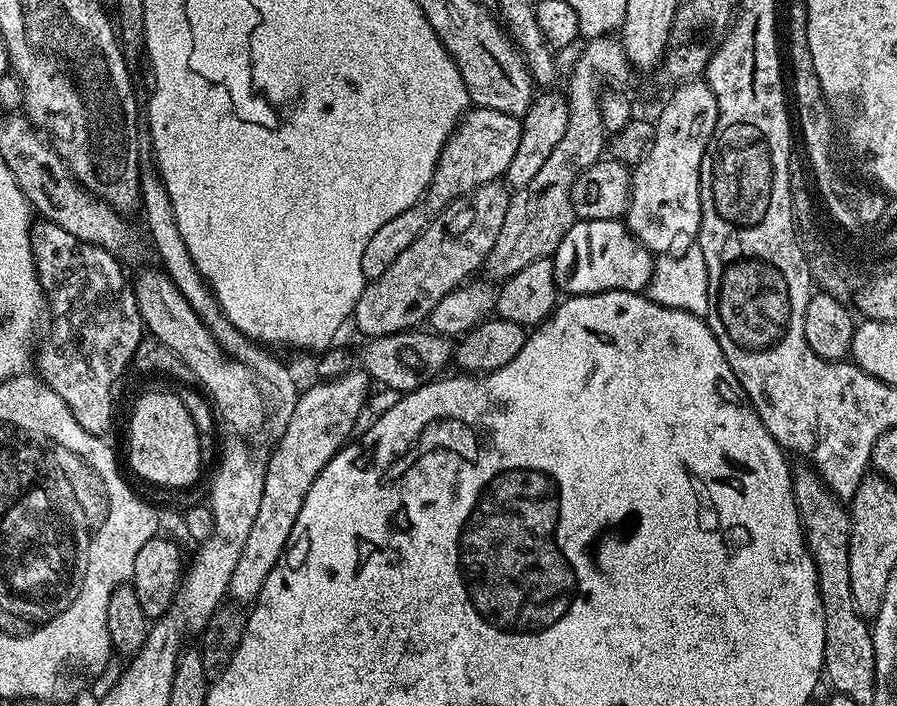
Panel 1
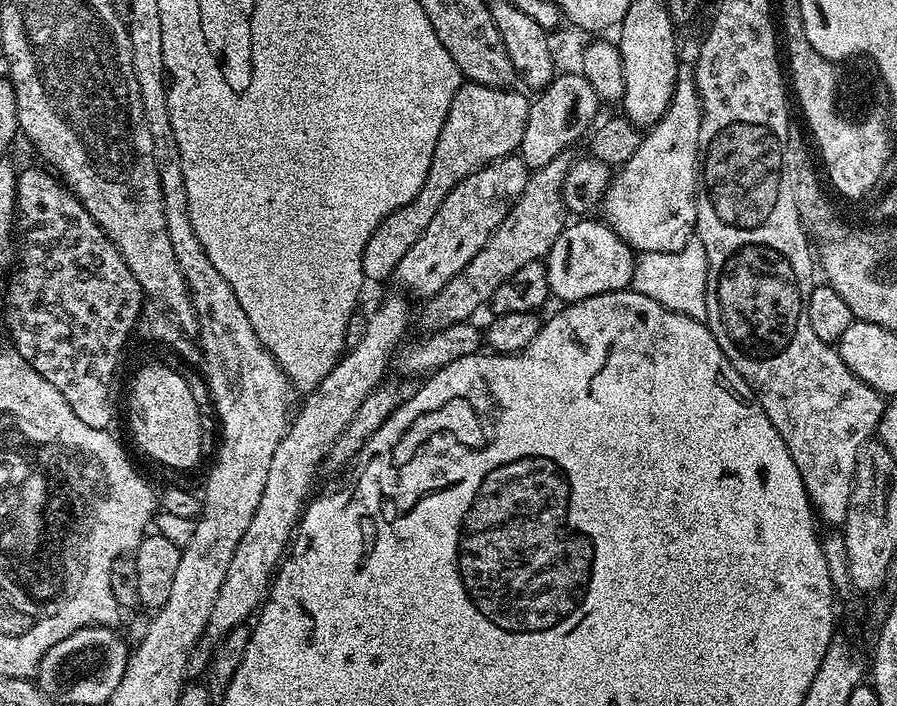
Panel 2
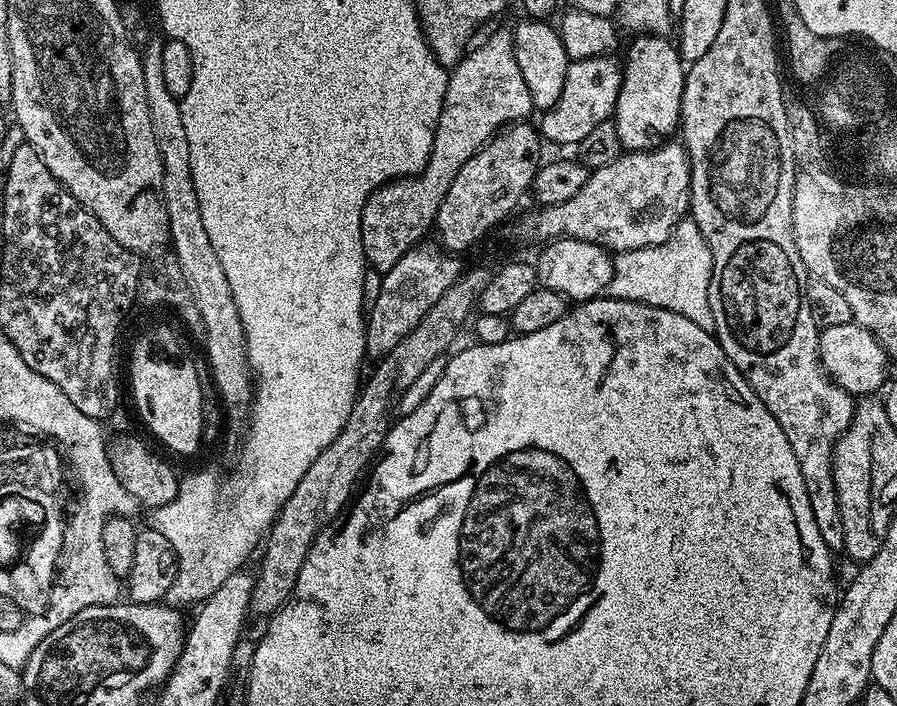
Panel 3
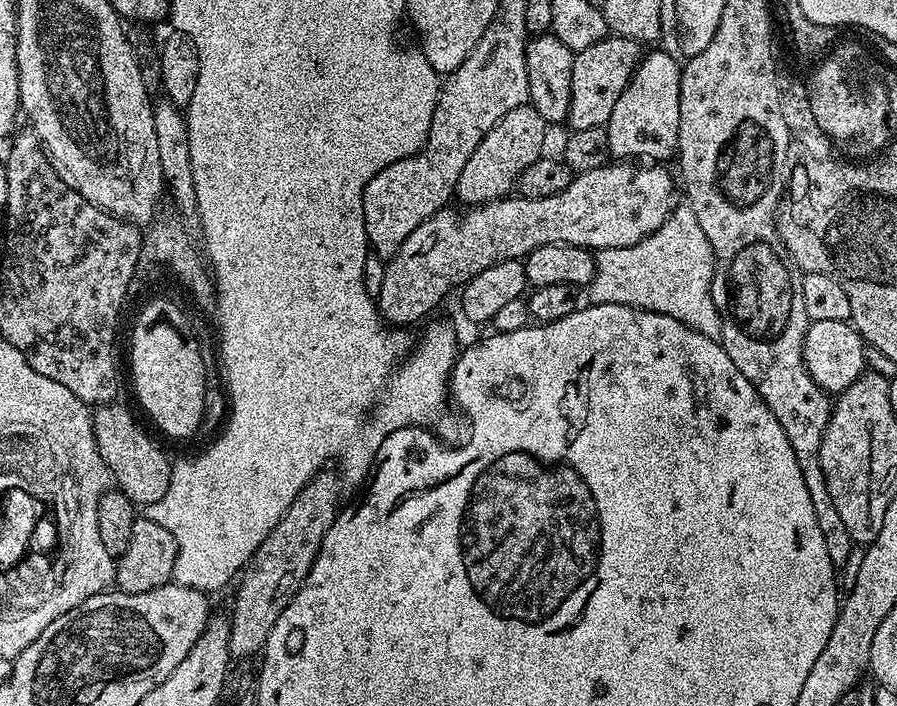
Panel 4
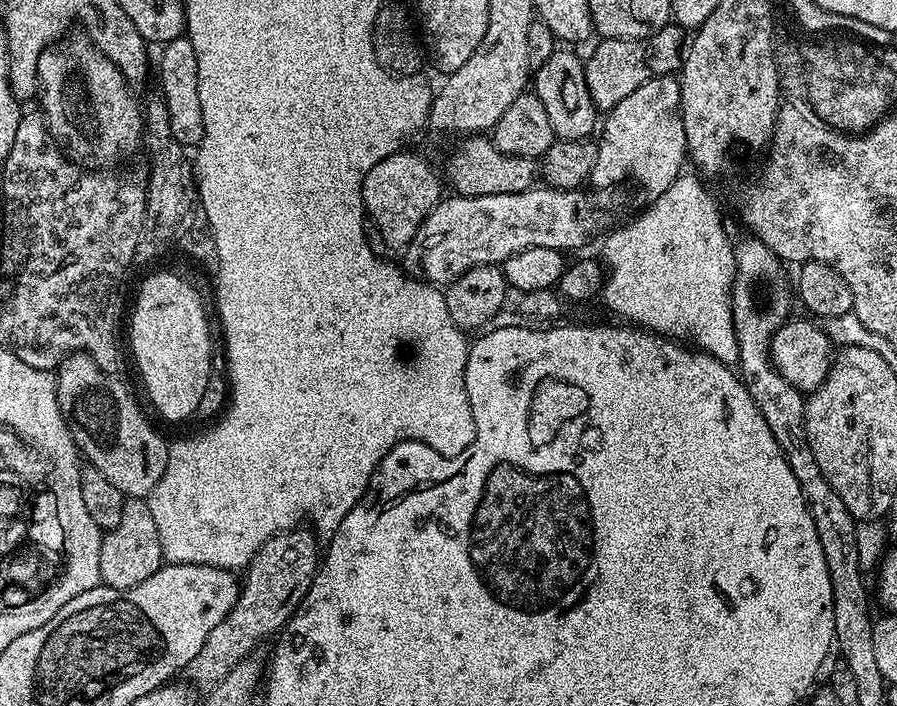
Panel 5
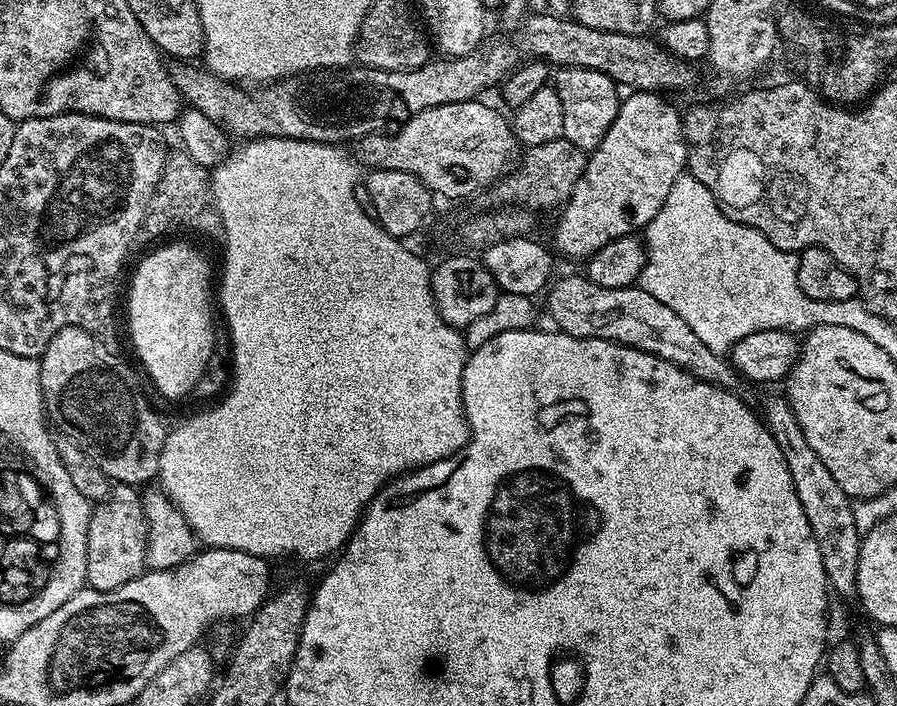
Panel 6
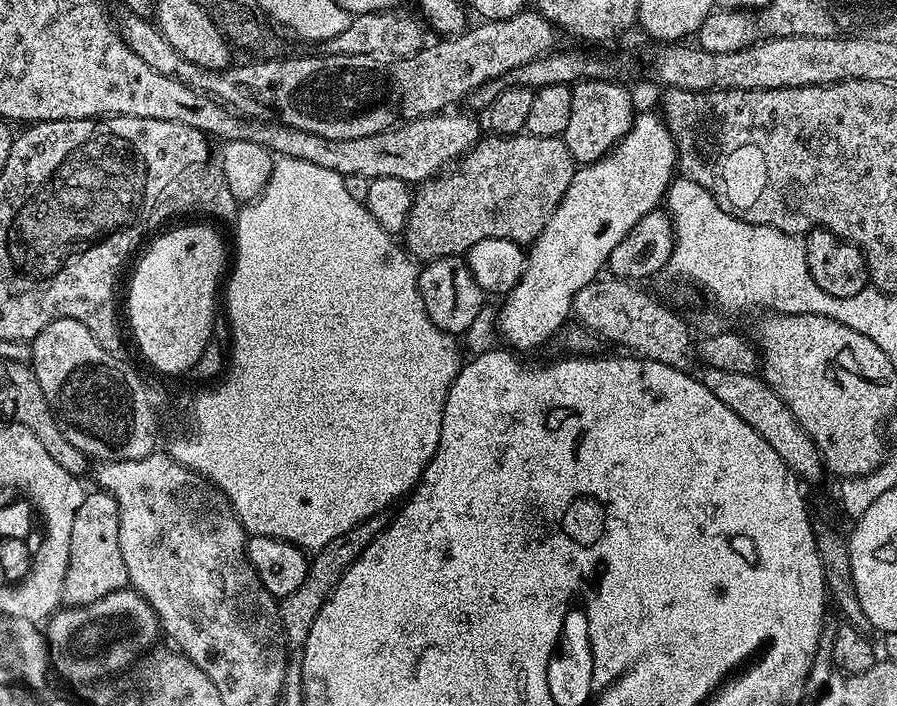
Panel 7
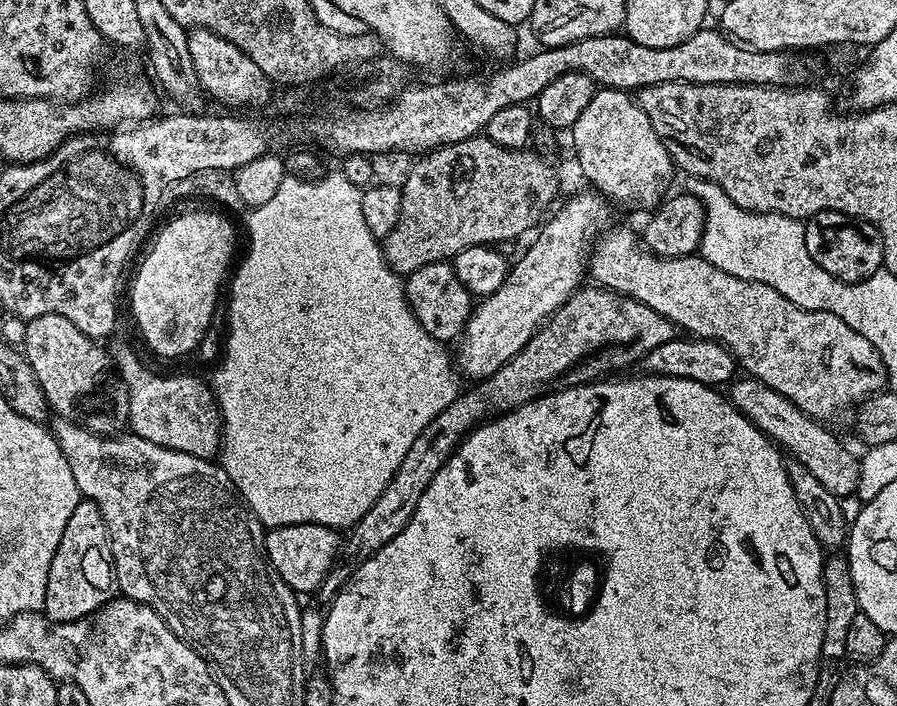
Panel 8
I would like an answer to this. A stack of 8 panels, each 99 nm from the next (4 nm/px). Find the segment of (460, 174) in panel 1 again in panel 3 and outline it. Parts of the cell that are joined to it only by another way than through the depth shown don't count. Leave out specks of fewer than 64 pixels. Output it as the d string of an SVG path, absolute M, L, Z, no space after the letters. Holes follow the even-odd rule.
M496 32L485 44L480 44L455 67L451 69L446 86L444 109L438 118L438 126L434 134L434 146L426 166L415 176L406 176L399 180L389 180L380 188L375 188L368 196L366 206L362 210L362 242L364 243L364 258L369 269L377 268L377 273L389 272L410 249L425 239L424 236L436 223L436 215L442 206L442 198L446 198L446 190L450 190L454 178L458 178L458 170L470 162L470 158L477 156L500 131L501 128L529 119L528 115L534 112L530 90L526 90L526 82L522 79L522 70L518 70L518 62L514 58L512 32Z

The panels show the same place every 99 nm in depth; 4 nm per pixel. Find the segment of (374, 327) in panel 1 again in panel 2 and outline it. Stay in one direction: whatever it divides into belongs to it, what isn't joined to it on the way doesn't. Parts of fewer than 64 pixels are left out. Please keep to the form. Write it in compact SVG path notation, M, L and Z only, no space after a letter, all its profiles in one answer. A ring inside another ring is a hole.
M518 154L503 156L486 167L479 168L474 174L470 174L450 194L446 194L446 202L438 206L438 214L430 218L430 226L422 230L422 238L406 250L402 262L398 262L394 273L397 280L404 288L409 288L419 298L427 298L438 294L482 246L490 238L494 230L498 230L498 222L506 218L510 206L526 190L530 169L524 164L524 160Z

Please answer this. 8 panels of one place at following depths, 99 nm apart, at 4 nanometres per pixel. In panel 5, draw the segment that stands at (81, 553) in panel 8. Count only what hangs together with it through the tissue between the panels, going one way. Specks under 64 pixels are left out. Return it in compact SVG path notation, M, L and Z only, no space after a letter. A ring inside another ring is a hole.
M125 499L118 526L105 531L103 538L100 578L105 588L113 588L119 592L130 590L146 582L146 578L150 578L150 574L157 572L165 563L158 526L154 526L154 514L150 514L147 499Z

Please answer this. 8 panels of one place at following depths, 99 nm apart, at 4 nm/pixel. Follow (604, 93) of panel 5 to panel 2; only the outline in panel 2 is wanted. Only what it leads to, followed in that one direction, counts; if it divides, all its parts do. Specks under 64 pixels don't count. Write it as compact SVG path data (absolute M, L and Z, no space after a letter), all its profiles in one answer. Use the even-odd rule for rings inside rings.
M581 73L557 75L537 96L540 97L533 99L528 105L526 130L518 149L518 155L530 170L546 166L546 162L554 157L565 155L569 151L567 148L584 131L587 133L593 127L597 119L596 111L602 108L602 101L595 93L594 86Z

